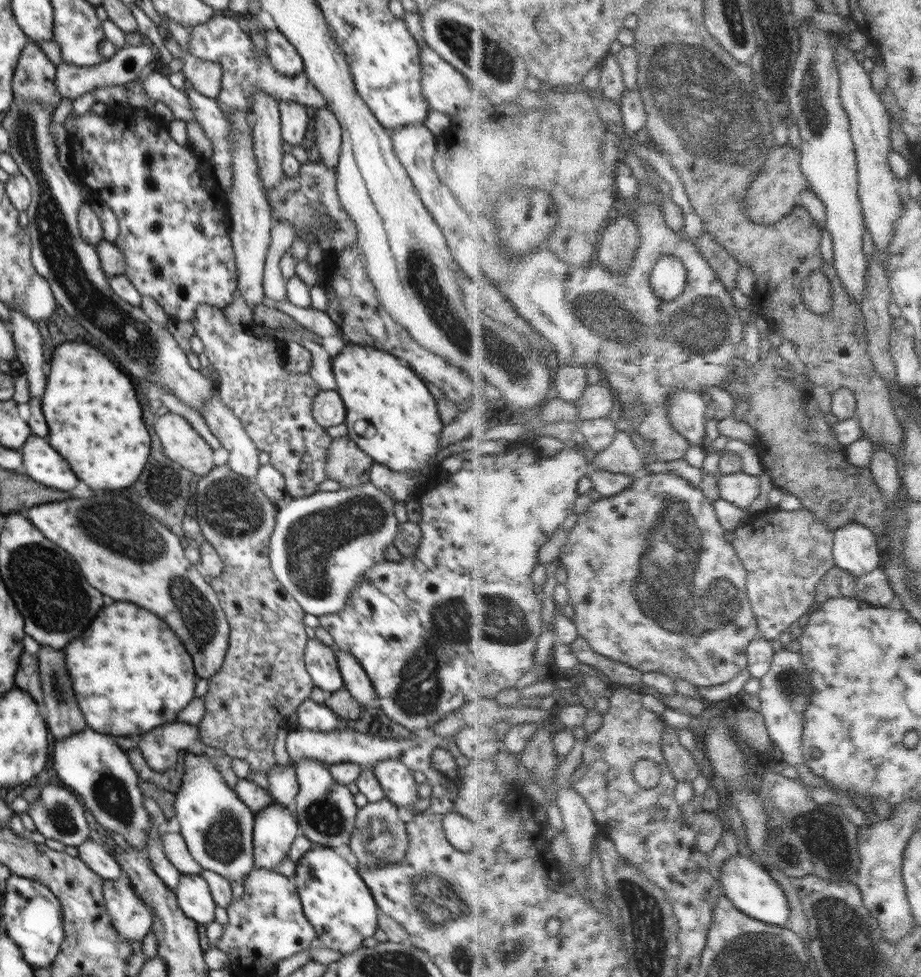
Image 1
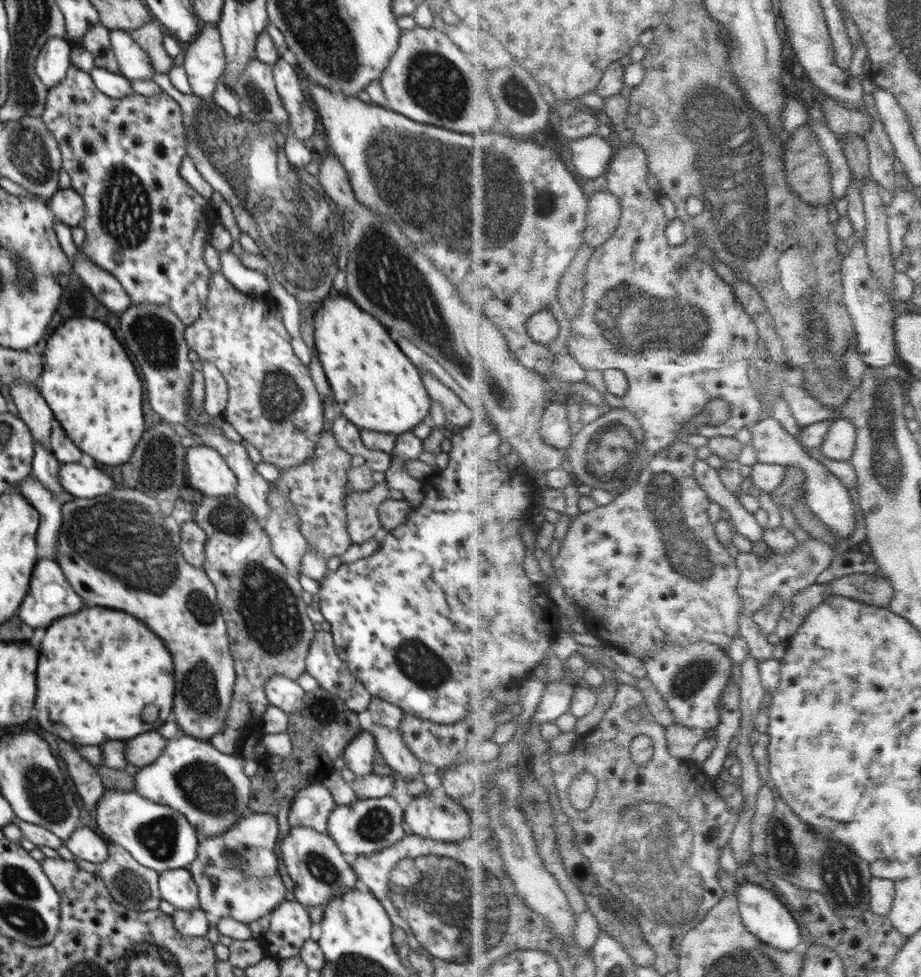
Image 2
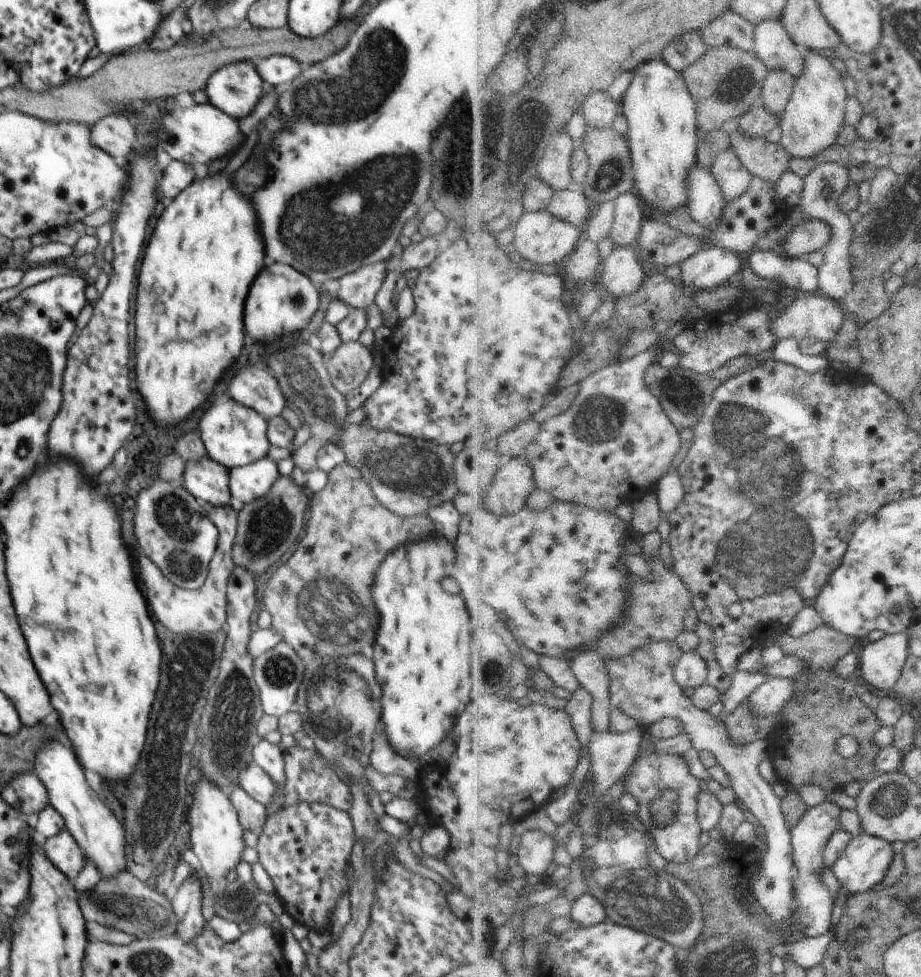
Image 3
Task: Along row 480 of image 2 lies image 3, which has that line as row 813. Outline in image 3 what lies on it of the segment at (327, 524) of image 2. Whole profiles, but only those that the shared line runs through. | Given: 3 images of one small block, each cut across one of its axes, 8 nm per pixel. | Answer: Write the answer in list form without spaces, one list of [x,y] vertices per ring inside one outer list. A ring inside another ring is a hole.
[[[299,802],[294,806],[284,806],[279,813],[270,816],[265,822],[262,831],[259,833],[258,845],[256,851],[258,852],[259,862],[263,866],[264,870],[270,876],[277,895],[282,899],[284,911],[288,913],[295,920],[296,923],[305,925],[309,930],[324,932],[332,926],[331,920],[336,908],[336,902],[342,898],[342,894],[348,890],[348,880],[346,880],[346,866],[350,861],[350,854],[352,852],[352,845],[355,842],[355,830],[350,820],[350,815],[346,811],[334,808],[329,804],[320,804],[320,802]]]

